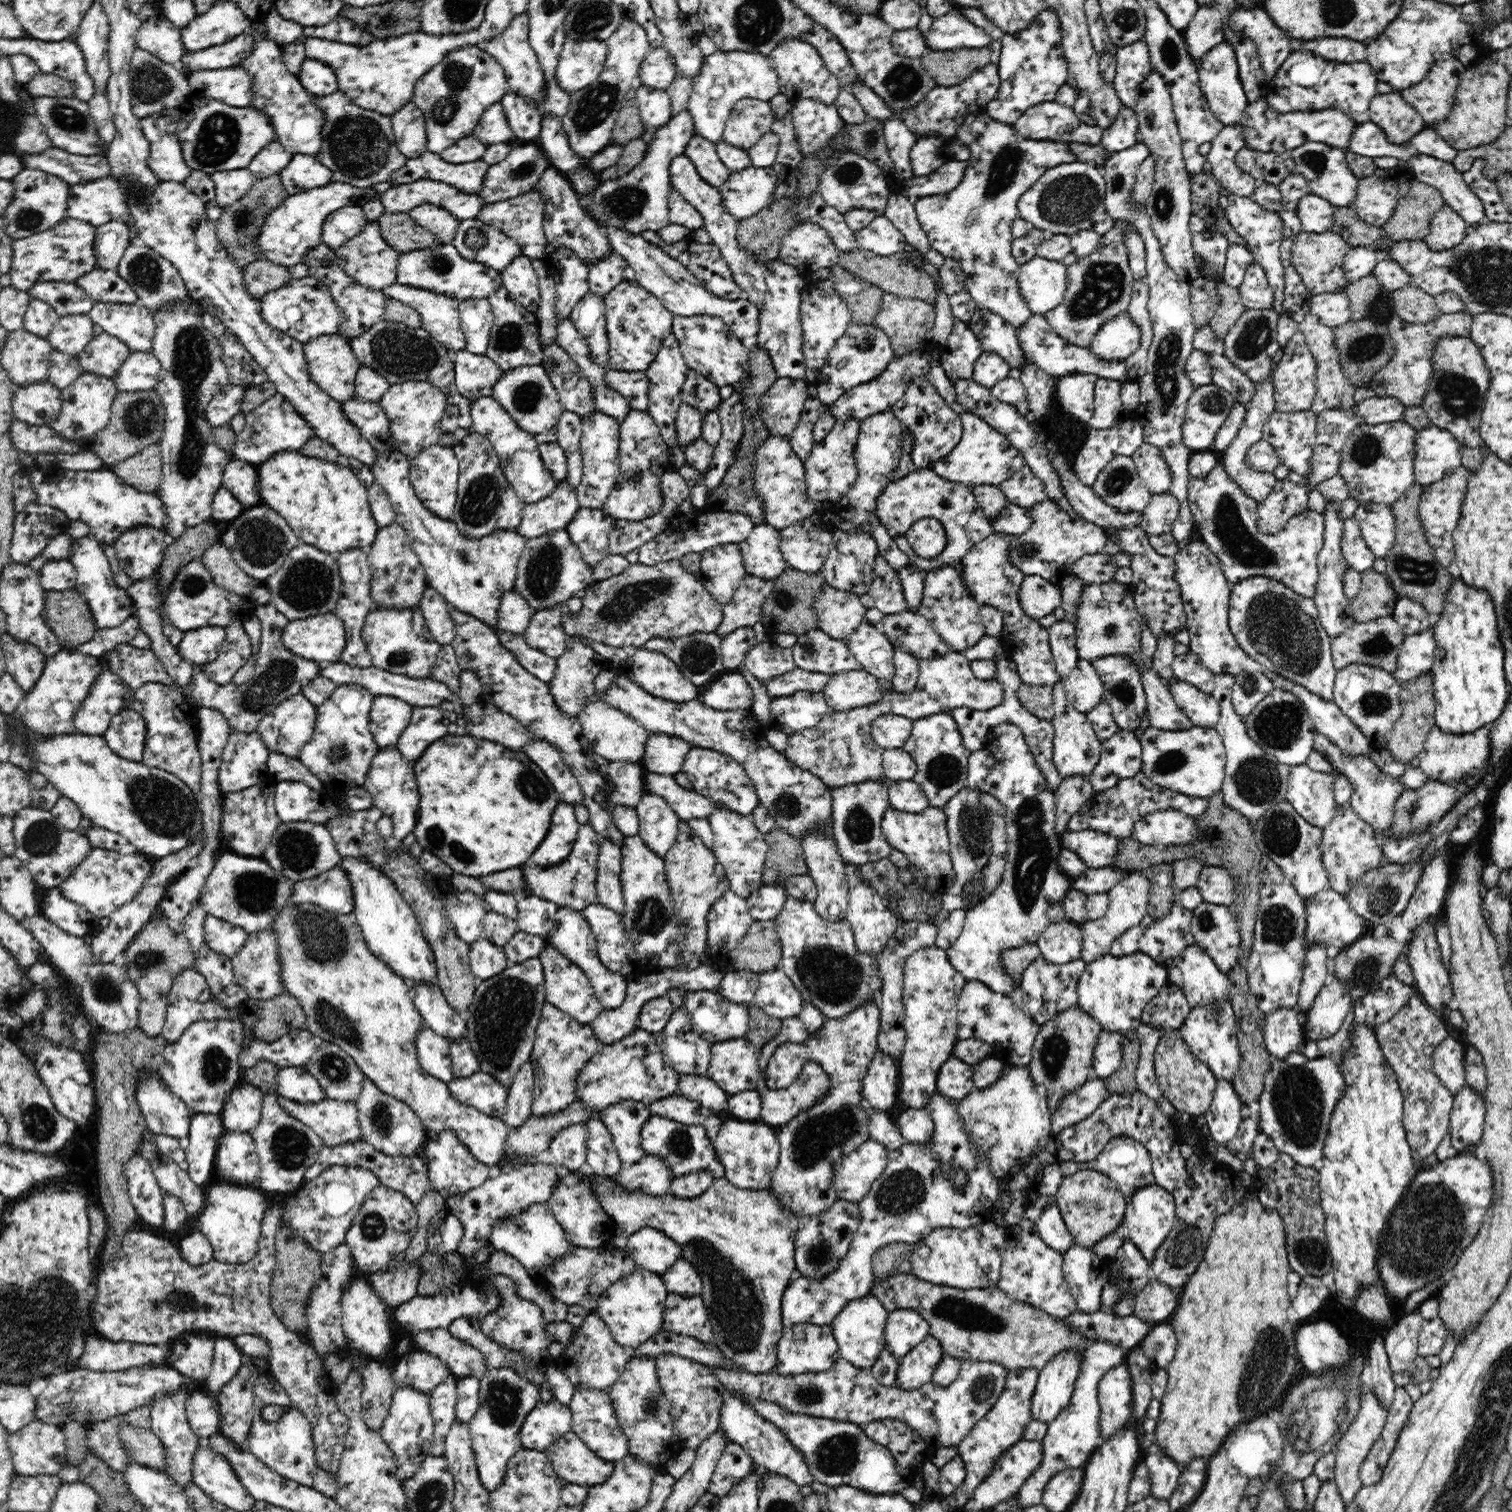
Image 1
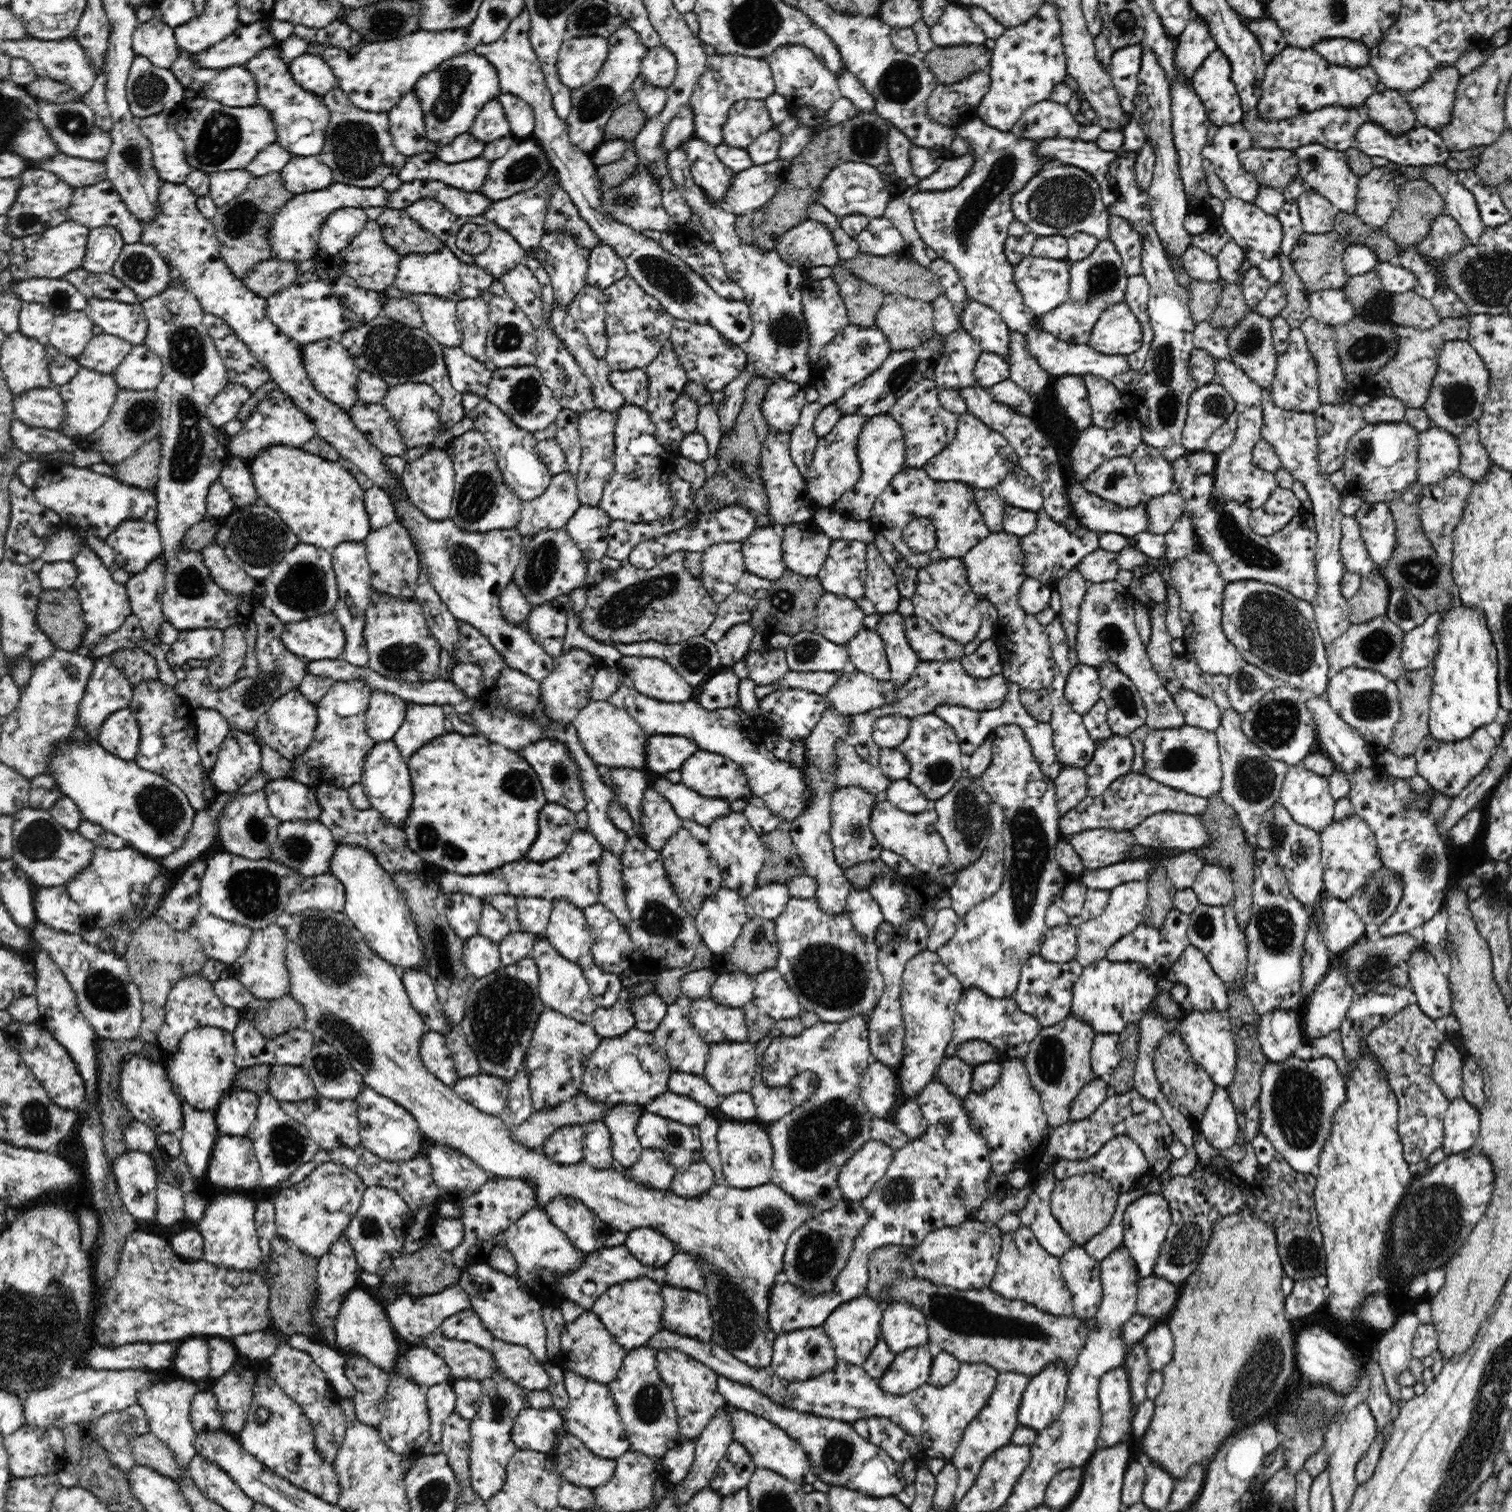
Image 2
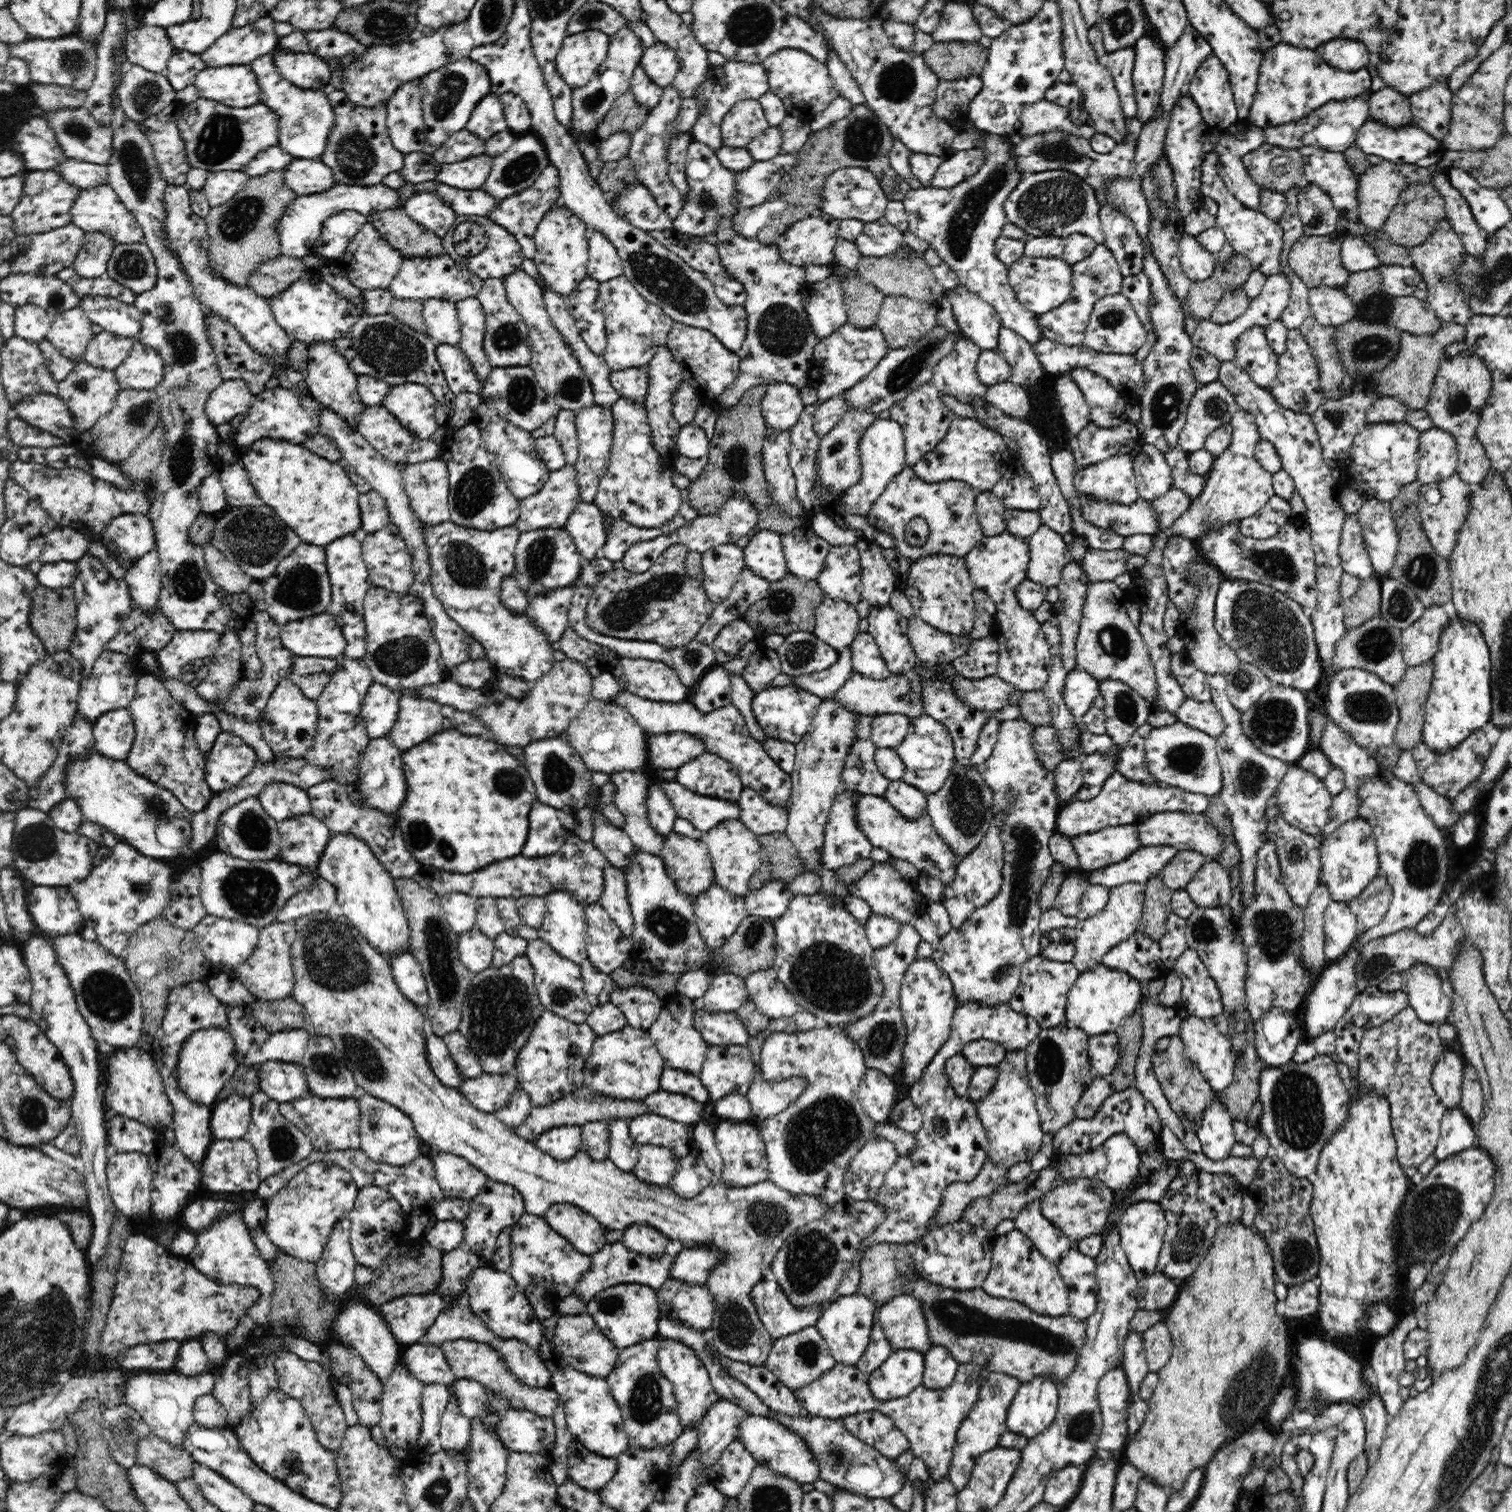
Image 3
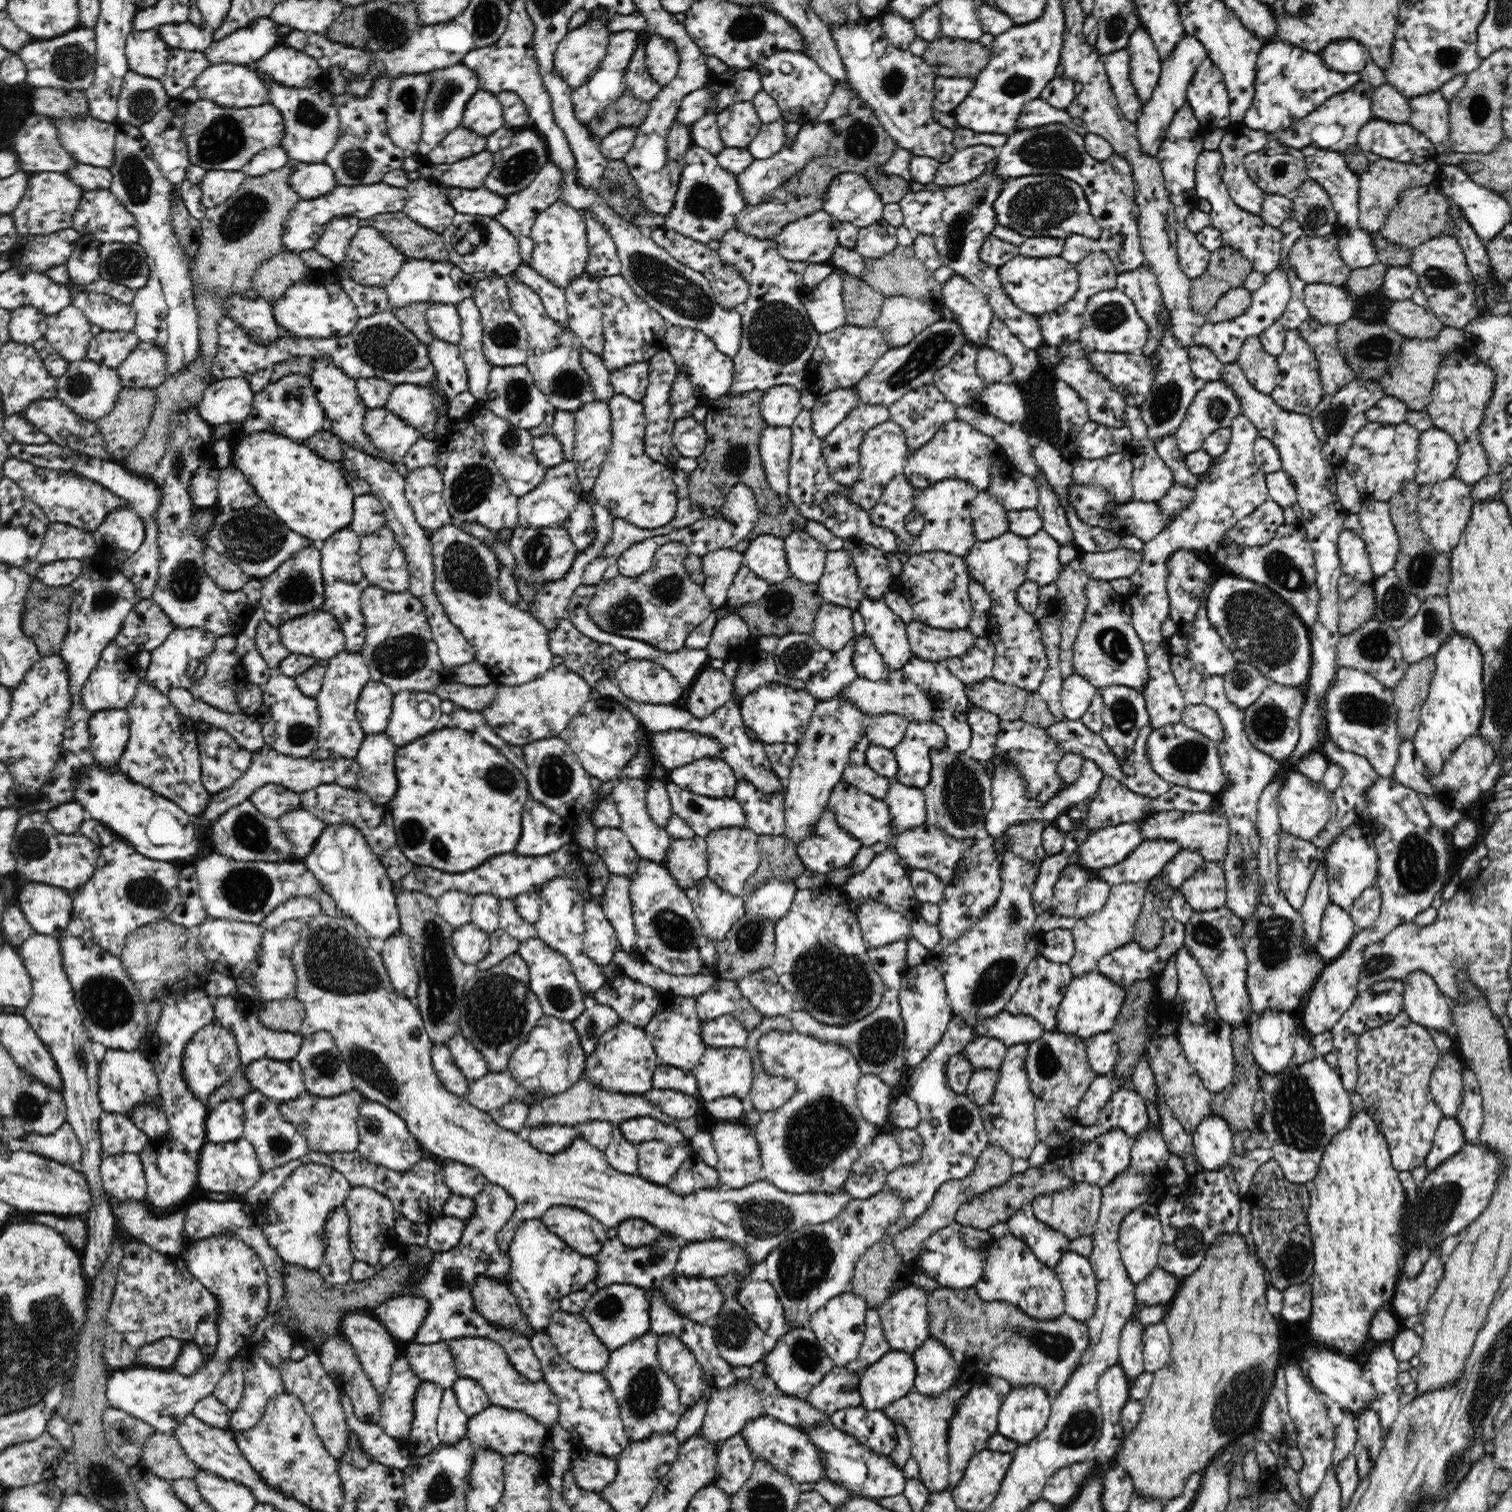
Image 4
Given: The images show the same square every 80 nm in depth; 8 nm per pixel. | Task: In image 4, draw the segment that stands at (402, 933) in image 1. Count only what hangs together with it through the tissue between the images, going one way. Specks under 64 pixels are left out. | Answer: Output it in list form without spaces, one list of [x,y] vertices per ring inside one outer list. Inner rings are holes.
[[[349,822],[342,824],[325,824],[318,834],[318,840],[314,840],[314,846],[310,848],[310,854],[306,854],[302,862],[307,869],[320,881],[322,888],[333,898],[338,909],[344,916],[352,919],[365,933],[372,938],[388,938],[388,934],[394,934],[401,930],[398,909],[396,909],[396,895],[394,894],[393,880],[387,875],[386,868],[374,855],[367,843],[365,836],[354,828]]]

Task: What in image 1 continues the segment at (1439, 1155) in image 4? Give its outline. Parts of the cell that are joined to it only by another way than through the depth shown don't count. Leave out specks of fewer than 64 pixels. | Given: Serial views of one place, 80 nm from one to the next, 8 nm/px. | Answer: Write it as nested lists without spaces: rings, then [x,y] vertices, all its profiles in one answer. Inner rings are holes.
[[[1465,1084],[1464,1088],[1454,1095],[1448,1135],[1450,1145],[1456,1152],[1463,1152],[1480,1140],[1484,1128],[1484,1112],[1486,1105],[1483,1096],[1474,1093],[1468,1085]]]

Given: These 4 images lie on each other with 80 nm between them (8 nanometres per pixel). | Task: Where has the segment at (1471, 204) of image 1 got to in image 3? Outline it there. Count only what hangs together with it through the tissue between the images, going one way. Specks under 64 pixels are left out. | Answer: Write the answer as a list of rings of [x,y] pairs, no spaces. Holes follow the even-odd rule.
[[[1441,169],[1431,180],[1431,183],[1438,189],[1445,200],[1447,220],[1450,227],[1458,235],[1463,243],[1465,253],[1470,254],[1477,262],[1482,262],[1482,256],[1486,251],[1487,236],[1480,227],[1466,199],[1450,185],[1450,179],[1445,170]]]

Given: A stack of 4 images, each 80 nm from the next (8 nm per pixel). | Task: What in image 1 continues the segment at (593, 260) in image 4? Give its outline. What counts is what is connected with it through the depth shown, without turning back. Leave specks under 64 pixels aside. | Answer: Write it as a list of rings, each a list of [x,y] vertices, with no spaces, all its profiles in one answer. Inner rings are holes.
[[[612,252],[595,261],[589,268],[589,291],[604,297],[620,282],[632,278],[633,269],[626,260]]]

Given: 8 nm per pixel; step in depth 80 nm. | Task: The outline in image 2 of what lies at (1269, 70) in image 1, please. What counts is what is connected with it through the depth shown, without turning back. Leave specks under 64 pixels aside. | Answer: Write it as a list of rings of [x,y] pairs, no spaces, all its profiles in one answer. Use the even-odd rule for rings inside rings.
[[[1268,17],[1261,21],[1250,19],[1244,21],[1258,38],[1266,63],[1270,62],[1270,58],[1274,58],[1289,46],[1276,21]]]

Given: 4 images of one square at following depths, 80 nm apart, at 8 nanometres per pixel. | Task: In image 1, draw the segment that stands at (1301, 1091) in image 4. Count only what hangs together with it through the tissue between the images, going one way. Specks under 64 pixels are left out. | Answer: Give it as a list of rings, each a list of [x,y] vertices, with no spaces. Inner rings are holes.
[[[1300,1050],[1294,1051],[1285,1059],[1273,1058],[1262,1082],[1260,1132],[1268,1135],[1279,1152],[1290,1155],[1298,1165],[1318,1166],[1335,1106],[1345,1089],[1339,1064],[1331,1057],[1319,1056],[1310,1060]]]

